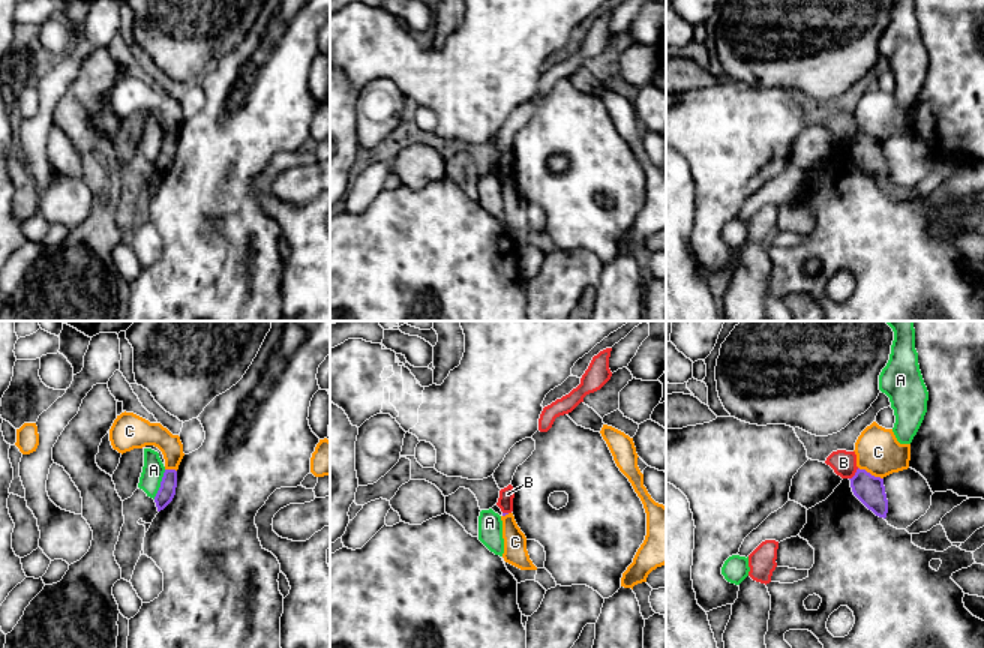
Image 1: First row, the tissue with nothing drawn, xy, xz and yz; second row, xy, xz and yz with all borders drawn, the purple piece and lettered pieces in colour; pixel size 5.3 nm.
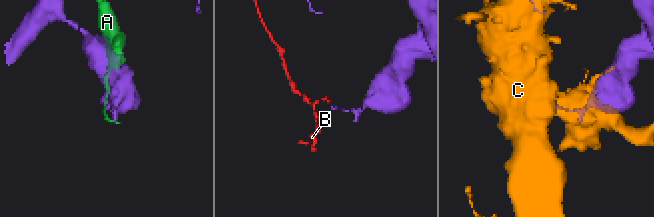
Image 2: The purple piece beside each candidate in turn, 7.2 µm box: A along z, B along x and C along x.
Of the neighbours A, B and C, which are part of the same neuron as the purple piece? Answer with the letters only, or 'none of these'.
none of these

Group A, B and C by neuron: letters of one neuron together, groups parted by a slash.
A / B / C

